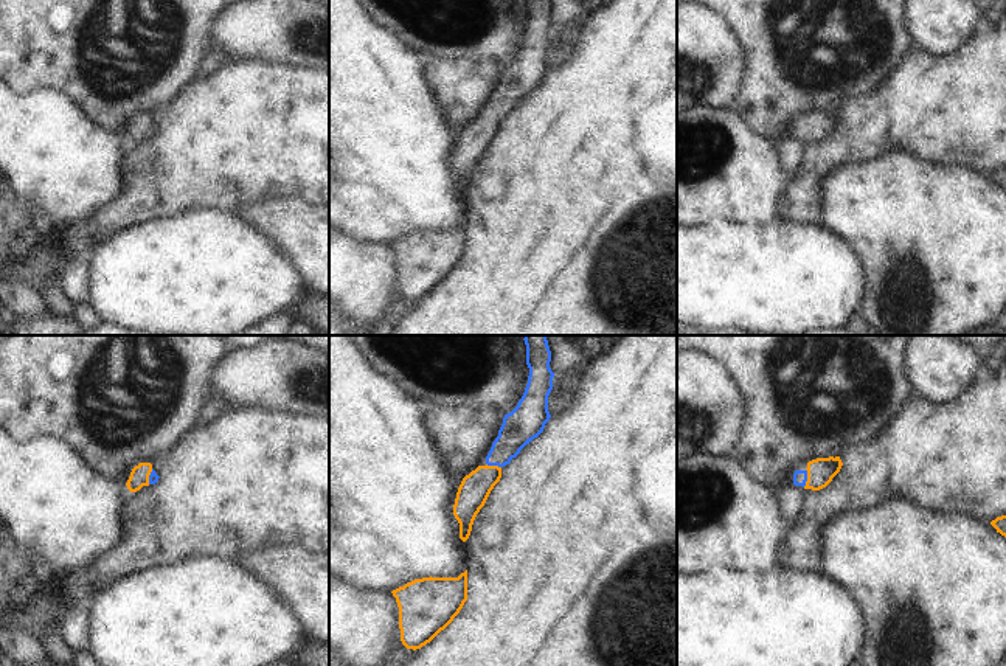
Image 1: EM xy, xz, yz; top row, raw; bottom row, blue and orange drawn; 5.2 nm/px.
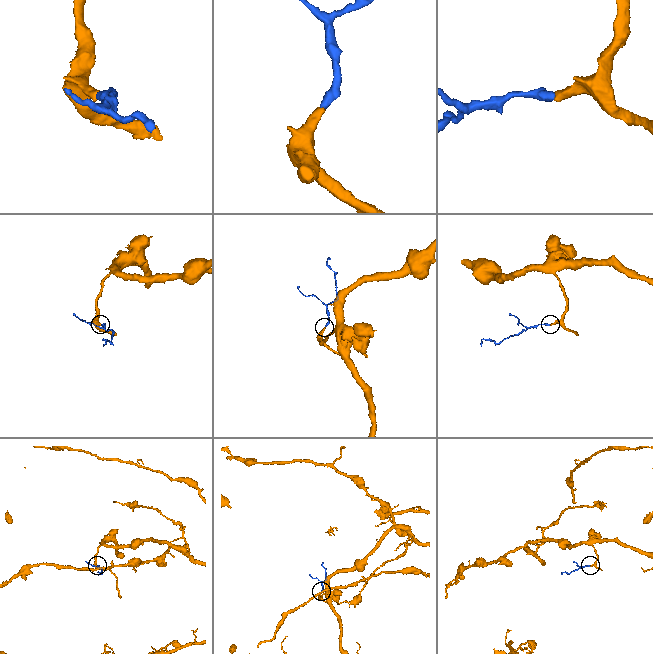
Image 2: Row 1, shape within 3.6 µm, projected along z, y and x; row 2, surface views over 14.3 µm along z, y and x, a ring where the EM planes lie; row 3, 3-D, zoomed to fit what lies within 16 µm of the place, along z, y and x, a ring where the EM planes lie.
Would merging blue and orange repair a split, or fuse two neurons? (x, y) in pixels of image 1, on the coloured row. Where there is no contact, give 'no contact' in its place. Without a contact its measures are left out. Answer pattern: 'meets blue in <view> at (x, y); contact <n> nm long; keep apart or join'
meets blue in yz at (806, 478); contact 100 nm long; join

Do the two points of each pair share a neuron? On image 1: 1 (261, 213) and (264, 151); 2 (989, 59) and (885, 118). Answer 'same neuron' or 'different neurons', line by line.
1: different neurons
2: same neuron

